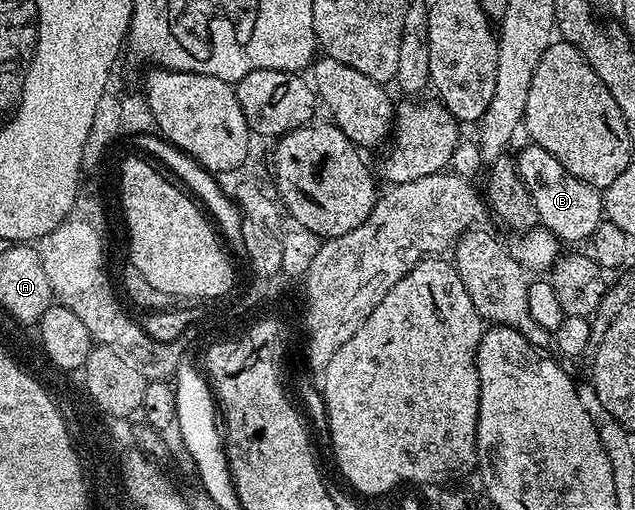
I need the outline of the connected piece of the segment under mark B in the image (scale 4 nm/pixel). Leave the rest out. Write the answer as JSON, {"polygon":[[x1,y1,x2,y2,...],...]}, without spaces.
{"polygon":[[526,144,526,147,516,154,516,161,520,180,524,180,528,196,532,196,532,204,536,204,541,229,553,232,562,244,589,243,590,237,604,220,603,191,572,176,572,172,568,172,568,168,564,168,564,164,560,164,560,160,552,156,552,152,544,152,544,148,539,146]]}

